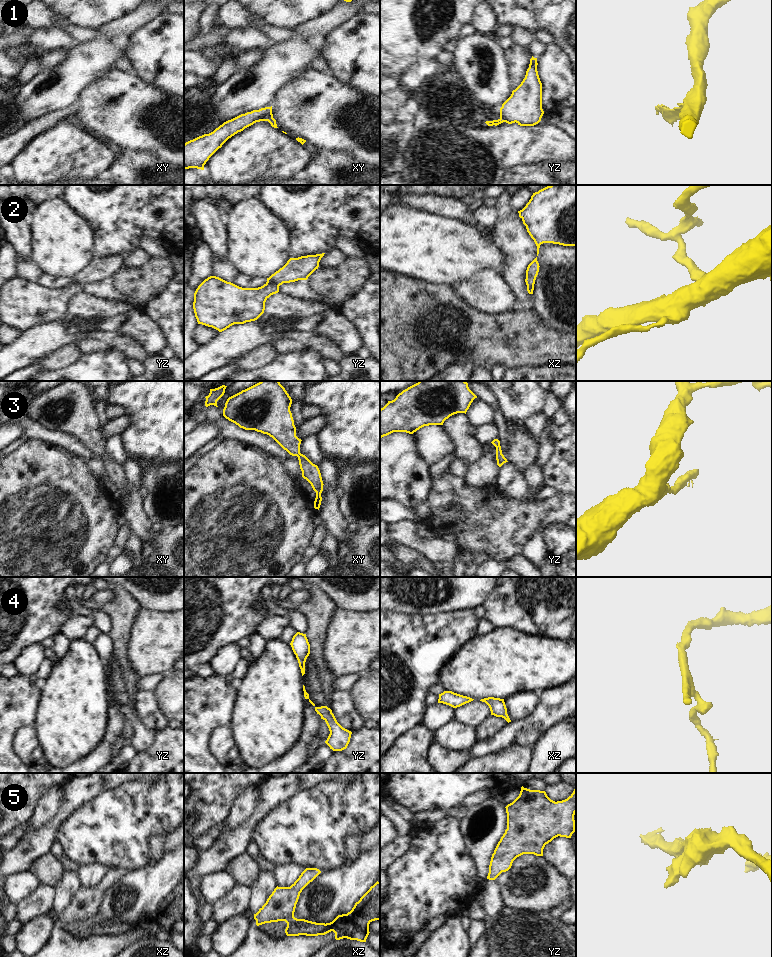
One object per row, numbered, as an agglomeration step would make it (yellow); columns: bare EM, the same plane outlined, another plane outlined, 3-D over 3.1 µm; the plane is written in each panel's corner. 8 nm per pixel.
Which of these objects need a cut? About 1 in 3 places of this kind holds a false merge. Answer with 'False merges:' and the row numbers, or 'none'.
False merges: 1

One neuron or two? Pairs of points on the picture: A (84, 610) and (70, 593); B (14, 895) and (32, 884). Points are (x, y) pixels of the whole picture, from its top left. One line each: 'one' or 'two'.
A: one
B: one

